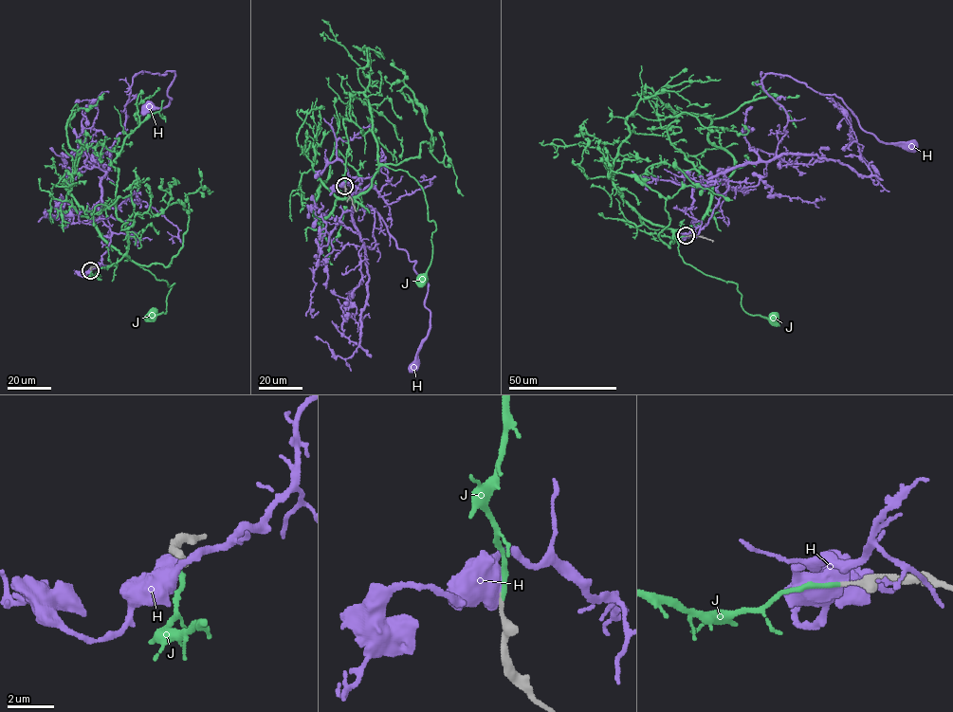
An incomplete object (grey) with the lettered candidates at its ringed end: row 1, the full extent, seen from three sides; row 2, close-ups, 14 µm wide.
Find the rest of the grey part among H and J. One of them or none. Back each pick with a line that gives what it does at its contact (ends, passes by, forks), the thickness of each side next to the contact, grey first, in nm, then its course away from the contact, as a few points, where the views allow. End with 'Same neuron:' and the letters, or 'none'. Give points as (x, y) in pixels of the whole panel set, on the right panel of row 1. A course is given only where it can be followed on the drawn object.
J: It ends there. Thickness 160 nm (grey) against 200 nm. Its course: (687, 235), (648, 233), (623, 220), (671, 228), (685, 263), (735, 282), (747, 313), (773, 317)
Same neuron: J

